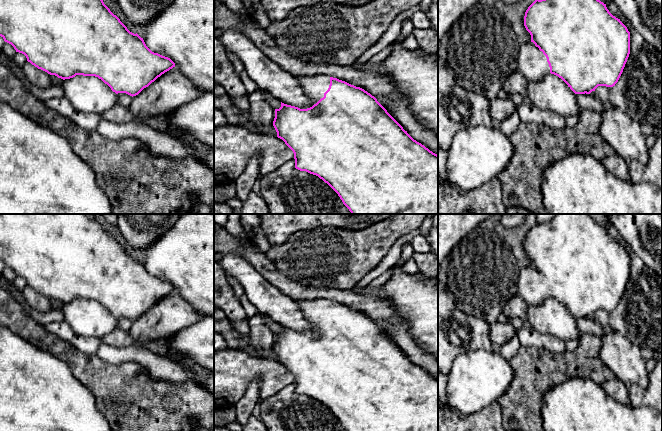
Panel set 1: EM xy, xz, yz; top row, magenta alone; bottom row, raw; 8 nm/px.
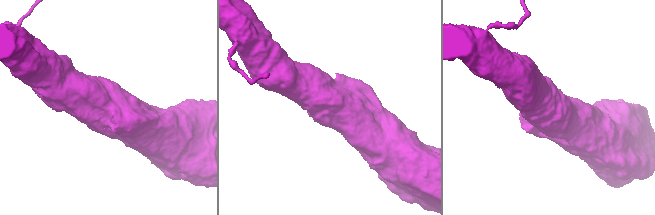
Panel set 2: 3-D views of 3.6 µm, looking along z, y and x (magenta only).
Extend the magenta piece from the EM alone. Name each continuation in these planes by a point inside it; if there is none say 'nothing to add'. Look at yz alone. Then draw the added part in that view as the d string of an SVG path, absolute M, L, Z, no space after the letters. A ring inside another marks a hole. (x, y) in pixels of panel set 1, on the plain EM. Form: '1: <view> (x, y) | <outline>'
1: yz (532, 287) | M531 265L520 271L517 292L528 305L540 304L550 297L546 280Z

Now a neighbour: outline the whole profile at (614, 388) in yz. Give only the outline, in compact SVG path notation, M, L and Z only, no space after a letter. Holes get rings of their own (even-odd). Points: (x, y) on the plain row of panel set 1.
M618 378L605 381L602 387L609 397L625 405L630 404L628 387Z

